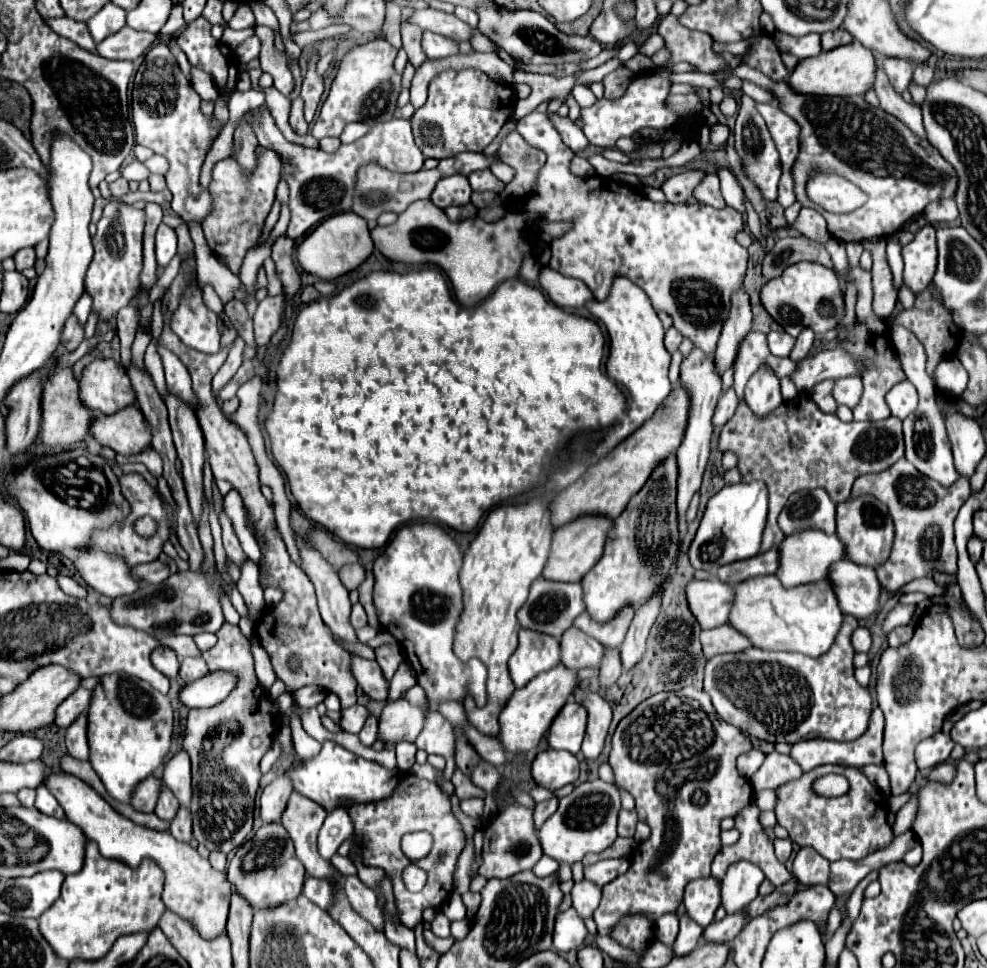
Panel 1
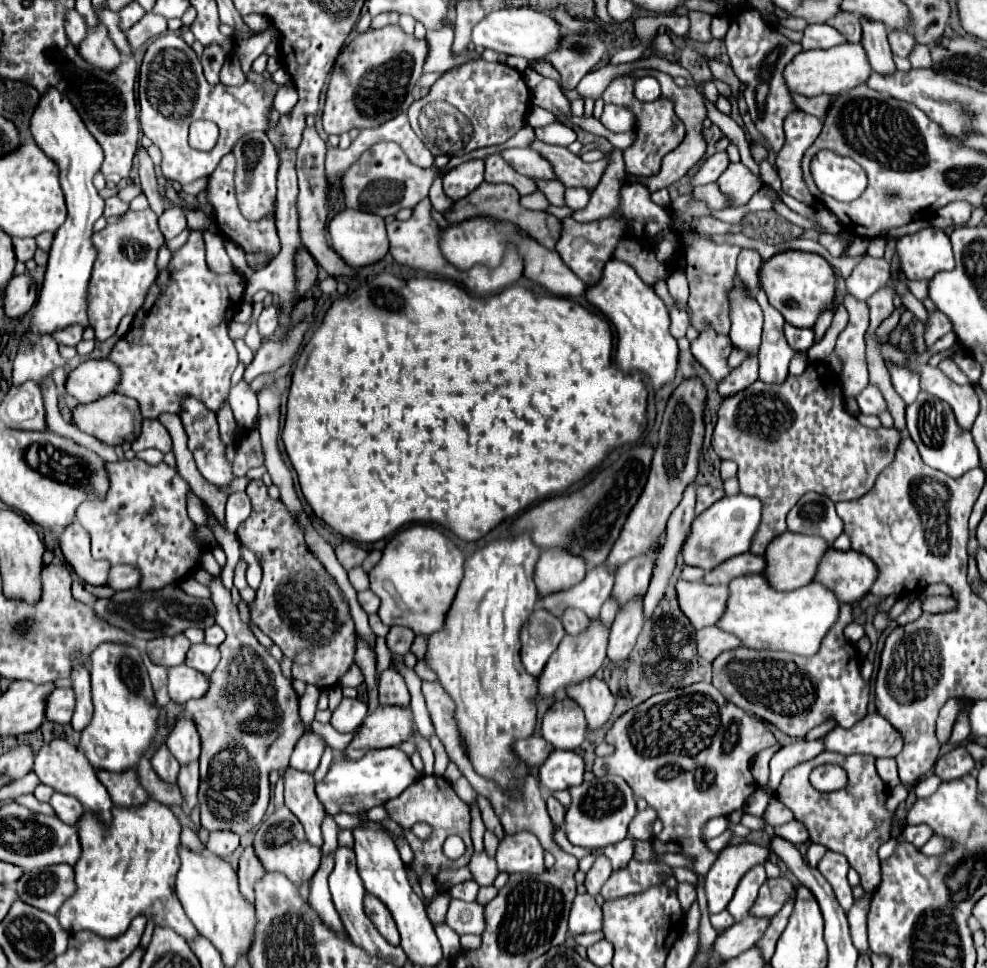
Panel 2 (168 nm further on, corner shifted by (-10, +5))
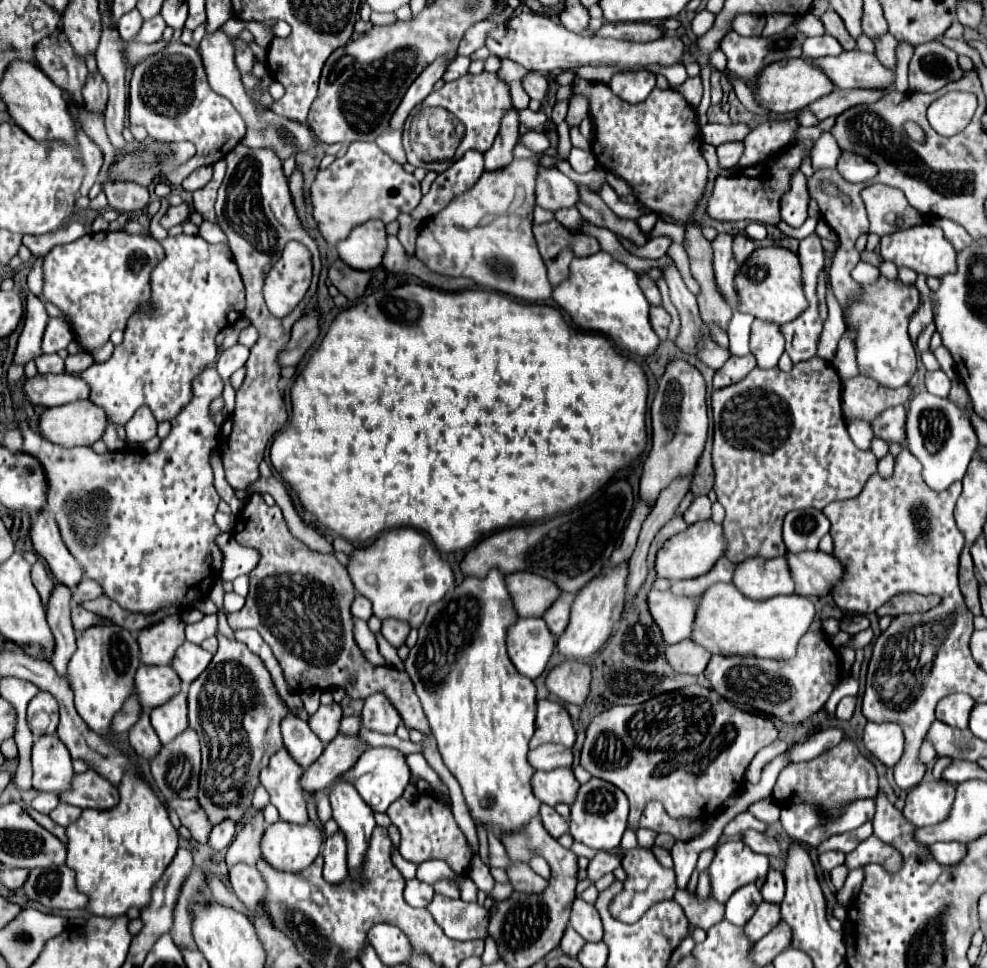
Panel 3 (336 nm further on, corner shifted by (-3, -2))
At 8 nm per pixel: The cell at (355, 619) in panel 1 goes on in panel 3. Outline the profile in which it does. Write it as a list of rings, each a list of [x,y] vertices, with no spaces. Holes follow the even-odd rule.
[[[357,594],[357,596],[355,596],[355,602],[353,602],[353,606],[351,606],[351,612],[353,612],[355,618],[369,620],[371,614],[373,614],[373,610],[371,610],[371,602],[365,600],[361,594]]]

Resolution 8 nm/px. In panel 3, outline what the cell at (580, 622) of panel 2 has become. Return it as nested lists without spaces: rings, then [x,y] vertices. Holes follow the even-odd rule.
[[[557,598],[557,600],[553,602],[553,606],[549,606],[549,610],[545,610],[543,618],[545,618],[549,630],[551,630],[555,636],[559,636],[559,634],[565,630],[567,622],[569,622],[569,612],[571,612],[571,604],[569,604],[569,600],[565,600],[565,598]]]

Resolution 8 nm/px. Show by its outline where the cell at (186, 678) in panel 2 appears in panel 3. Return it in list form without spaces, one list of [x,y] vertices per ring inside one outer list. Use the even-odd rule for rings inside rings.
[[[139,666],[135,694],[143,708],[155,708],[181,690],[181,680],[171,666]]]

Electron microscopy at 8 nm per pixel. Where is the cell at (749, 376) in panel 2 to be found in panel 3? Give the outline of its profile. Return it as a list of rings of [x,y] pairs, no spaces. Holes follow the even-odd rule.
[[[747,354],[747,356],[731,356],[715,372],[713,386],[715,388],[721,388],[721,386],[729,386],[733,382],[739,382],[739,378],[745,378],[753,368],[755,368],[755,356],[753,354]]]

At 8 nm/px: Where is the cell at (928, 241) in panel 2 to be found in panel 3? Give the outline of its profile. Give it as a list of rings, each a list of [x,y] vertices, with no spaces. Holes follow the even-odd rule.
[[[933,224],[911,226],[905,230],[897,230],[897,232],[881,236],[881,258],[883,260],[891,260],[897,266],[907,266],[925,276],[941,278],[945,274],[953,274],[957,270],[955,256],[957,256],[957,252],[955,252],[953,244],[943,236],[943,230]]]

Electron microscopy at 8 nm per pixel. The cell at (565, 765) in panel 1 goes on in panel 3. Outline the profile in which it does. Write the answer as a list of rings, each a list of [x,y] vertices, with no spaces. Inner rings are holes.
[[[563,768],[563,770],[551,770],[551,772],[537,772],[531,780],[533,786],[533,794],[549,806],[557,806],[557,804],[573,804],[577,790],[579,790],[579,782],[573,776],[571,768]]]

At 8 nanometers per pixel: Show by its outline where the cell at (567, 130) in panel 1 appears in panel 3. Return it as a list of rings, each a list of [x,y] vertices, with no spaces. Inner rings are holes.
[[[527,72],[525,78],[521,80],[521,84],[523,84],[523,90],[529,94],[529,98],[543,100],[543,98],[547,96],[549,82],[547,82],[545,76],[539,74],[539,72]]]

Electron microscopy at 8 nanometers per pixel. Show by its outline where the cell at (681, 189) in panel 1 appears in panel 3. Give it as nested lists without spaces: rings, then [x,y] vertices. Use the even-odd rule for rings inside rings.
[[[723,142],[717,146],[717,156],[719,156],[719,164],[723,168],[735,168],[741,154],[743,154],[743,142]]]

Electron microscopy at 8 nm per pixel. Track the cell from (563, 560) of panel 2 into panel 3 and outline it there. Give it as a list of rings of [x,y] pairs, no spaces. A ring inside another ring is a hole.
[[[515,572],[505,576],[505,586],[519,618],[543,616],[543,612],[561,594],[557,592],[557,586],[553,586],[553,582],[529,572]]]

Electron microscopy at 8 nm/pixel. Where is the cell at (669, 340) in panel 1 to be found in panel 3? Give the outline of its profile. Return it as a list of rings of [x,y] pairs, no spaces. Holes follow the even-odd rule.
[[[651,306],[649,308],[649,322],[651,322],[651,328],[655,330],[655,334],[661,340],[665,340],[667,328],[669,328],[669,322],[671,322],[671,316],[667,314],[667,310],[663,306]]]

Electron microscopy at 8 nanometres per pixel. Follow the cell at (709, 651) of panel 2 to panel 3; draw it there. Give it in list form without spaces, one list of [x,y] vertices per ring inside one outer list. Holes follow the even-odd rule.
[[[683,640],[667,648],[667,662],[677,674],[701,674],[711,658],[707,650],[701,650],[693,640]]]

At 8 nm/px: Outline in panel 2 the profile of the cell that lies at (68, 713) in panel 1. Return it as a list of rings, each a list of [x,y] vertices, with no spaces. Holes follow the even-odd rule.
[[[56,689],[52,691],[52,695],[48,695],[48,711],[46,711],[46,719],[54,721],[54,723],[70,723],[72,713],[74,713],[74,691],[72,689]]]

